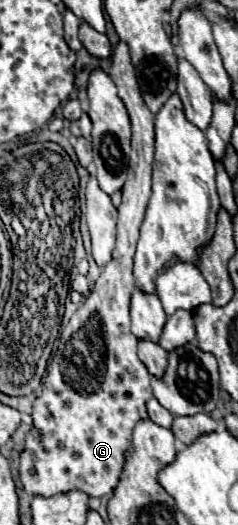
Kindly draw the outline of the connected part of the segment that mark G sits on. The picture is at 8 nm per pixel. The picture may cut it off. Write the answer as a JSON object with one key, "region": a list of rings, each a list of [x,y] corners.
{"region":[[[119,42],[117,48],[113,50],[111,60],[113,60],[111,76],[119,88],[119,96],[125,102],[133,126],[133,138],[131,138],[133,150],[131,150],[127,180],[123,184],[123,202],[119,206],[117,248],[113,250],[111,262],[105,266],[103,274],[95,282],[87,300],[71,316],[69,324],[61,330],[57,354],[49,360],[47,374],[43,378],[41,396],[33,402],[33,428],[29,430],[29,436],[25,436],[25,448],[19,456],[19,478],[23,482],[25,492],[45,498],[69,490],[79,490],[95,498],[111,494],[119,482],[125,452],[131,446],[131,432],[139,420],[147,418],[145,402],[153,396],[149,384],[151,376],[145,364],[137,356],[137,338],[129,330],[129,300],[135,288],[133,252],[137,246],[137,232],[141,228],[141,220],[145,218],[145,208],[151,196],[151,170],[153,170],[153,154],[155,154],[153,114],[149,112],[149,108],[145,106],[139,94],[135,68],[129,56],[129,46],[125,42]]]}

